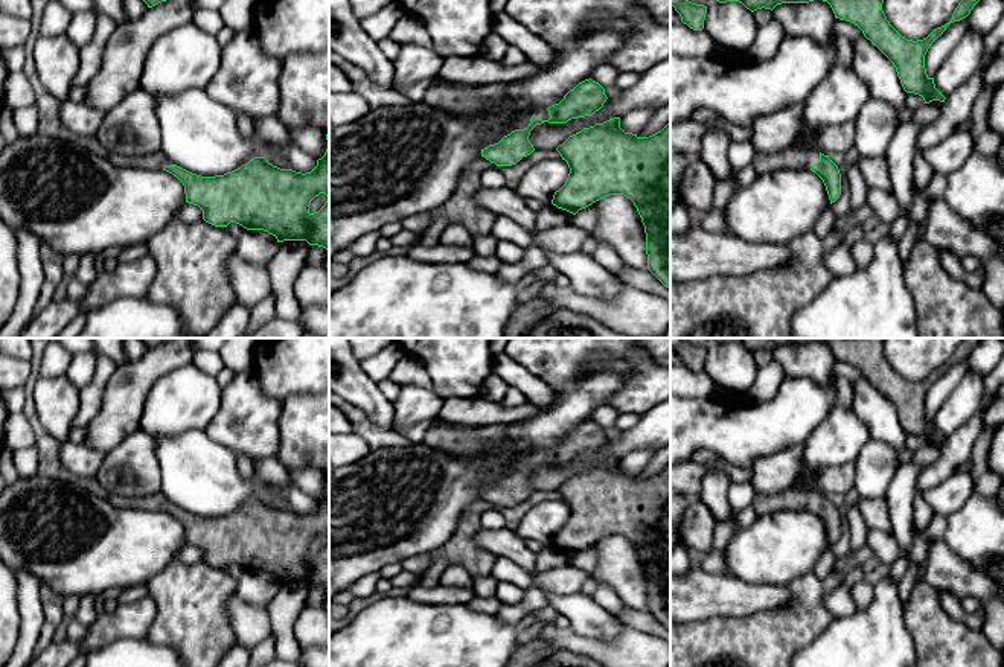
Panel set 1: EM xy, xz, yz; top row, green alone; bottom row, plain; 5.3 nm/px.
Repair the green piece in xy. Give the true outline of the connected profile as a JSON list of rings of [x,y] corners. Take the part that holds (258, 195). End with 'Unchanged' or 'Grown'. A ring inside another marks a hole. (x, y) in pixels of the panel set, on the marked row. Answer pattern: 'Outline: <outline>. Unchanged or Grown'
Outline: [[[329,132],[326,140],[325,155],[306,174],[273,166],[265,157],[254,157],[241,168],[215,177],[192,174],[169,161],[161,152],[140,155],[139,158],[108,152],[107,158],[119,168],[140,166],[142,169],[163,169],[172,174],[184,186],[186,203],[198,206],[203,210],[203,219],[215,227],[227,227],[230,222],[236,222],[247,230],[268,231],[277,242],[306,241],[309,245],[318,245],[329,251]],[[320,193],[325,193],[328,201],[318,212],[311,213],[311,201]]]. Grown

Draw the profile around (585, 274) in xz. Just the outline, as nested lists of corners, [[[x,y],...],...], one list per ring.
[[[544,250],[548,265],[562,273],[570,288],[582,295],[609,302],[617,297],[622,280],[587,253],[558,253]]]

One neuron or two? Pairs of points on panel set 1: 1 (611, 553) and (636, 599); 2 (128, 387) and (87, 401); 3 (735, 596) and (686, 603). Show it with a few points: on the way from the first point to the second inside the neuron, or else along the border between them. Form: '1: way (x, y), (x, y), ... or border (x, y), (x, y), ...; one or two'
1: way (617, 564), (631, 588); one
2: border (118, 366), (104, 389), (99, 411), (84, 427); two
3: way (722, 596), (698, 596); one

